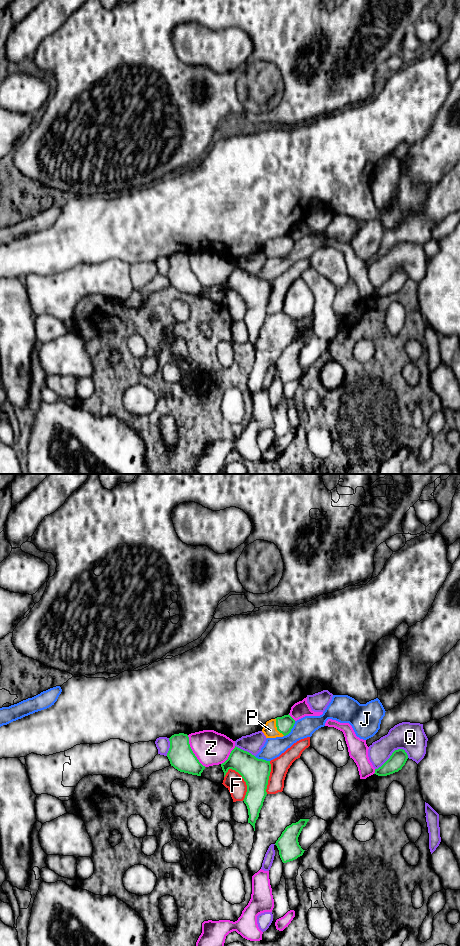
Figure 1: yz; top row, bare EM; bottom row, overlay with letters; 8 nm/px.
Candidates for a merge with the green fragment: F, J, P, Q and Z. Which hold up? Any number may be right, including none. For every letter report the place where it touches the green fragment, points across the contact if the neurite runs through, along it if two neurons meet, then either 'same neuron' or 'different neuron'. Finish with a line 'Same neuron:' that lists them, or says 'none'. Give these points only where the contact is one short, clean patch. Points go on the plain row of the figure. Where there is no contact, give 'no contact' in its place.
F: meets green in yz at (245, 301); different neuron
J: meets green in yz at (291, 248); different neuron
P: meets green in yz at (276, 246); runs through yz (284, 244), (276, 246), (270, 250); same neuron
Q: meets green in yz at (392, 274); different neuron
Z: meets green in yz at (192, 271); different neuron
Same neuron: P

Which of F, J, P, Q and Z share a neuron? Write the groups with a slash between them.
F / J / P / Q / Z

